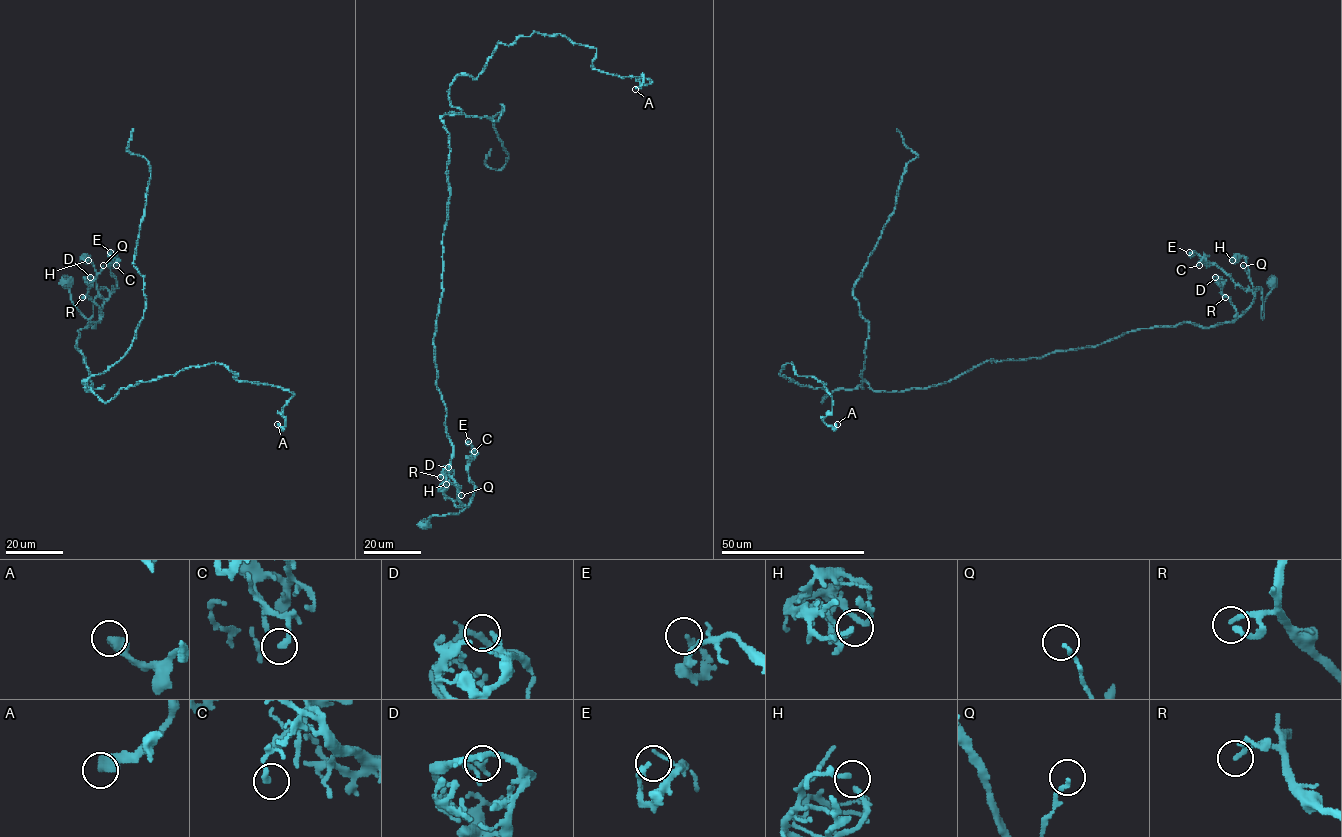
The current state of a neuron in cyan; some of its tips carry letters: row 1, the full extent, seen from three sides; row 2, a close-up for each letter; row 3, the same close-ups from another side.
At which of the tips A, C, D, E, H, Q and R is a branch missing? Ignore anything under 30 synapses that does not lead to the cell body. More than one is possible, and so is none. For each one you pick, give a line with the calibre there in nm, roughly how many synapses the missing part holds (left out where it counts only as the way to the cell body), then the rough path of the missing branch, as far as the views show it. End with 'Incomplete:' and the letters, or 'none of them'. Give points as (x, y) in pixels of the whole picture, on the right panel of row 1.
Incomplete: none of them

